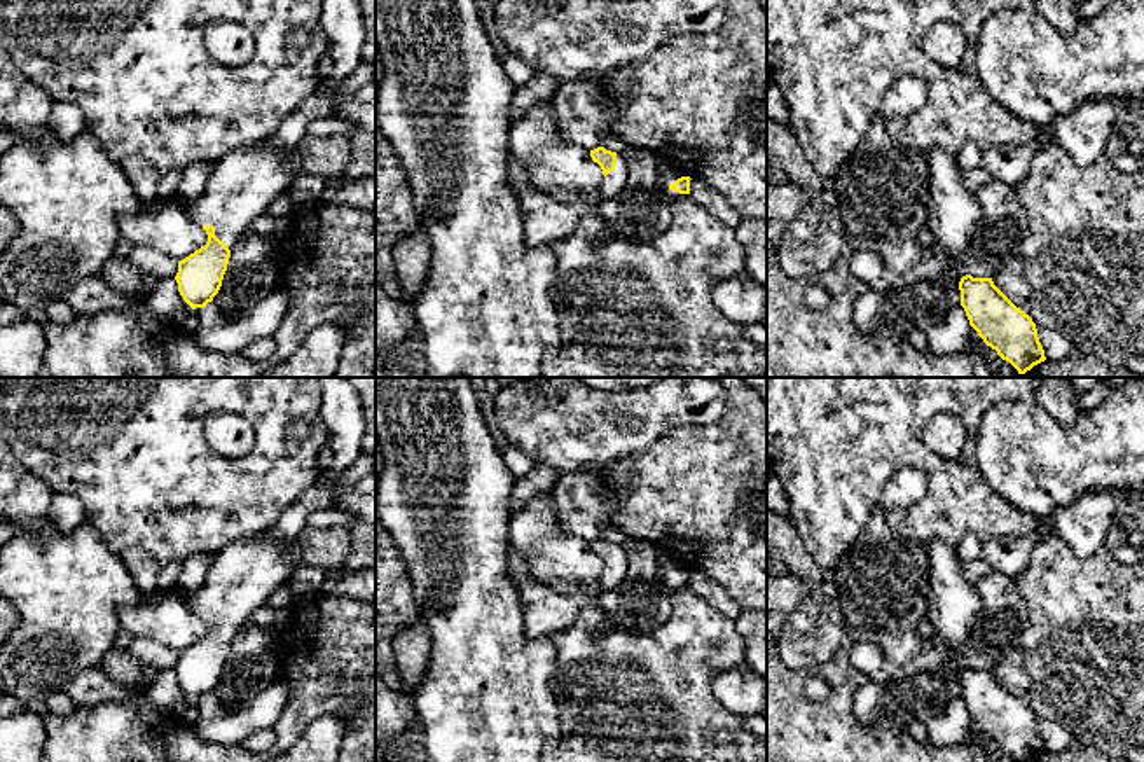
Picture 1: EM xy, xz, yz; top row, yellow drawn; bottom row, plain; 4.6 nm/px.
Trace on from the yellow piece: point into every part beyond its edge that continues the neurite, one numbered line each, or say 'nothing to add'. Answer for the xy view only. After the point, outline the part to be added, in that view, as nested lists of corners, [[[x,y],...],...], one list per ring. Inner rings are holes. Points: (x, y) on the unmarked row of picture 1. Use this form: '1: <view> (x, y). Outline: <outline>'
1: xy (241, 577). Outline: [[[271,530],[231,542],[215,552],[203,587],[187,598],[189,610],[201,619],[213,617],[215,627],[232,641],[250,615],[286,584],[295,561],[295,540],[278,542]]]

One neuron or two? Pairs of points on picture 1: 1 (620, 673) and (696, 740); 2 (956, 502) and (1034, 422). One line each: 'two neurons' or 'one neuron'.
1: one neuron
2: two neurons

